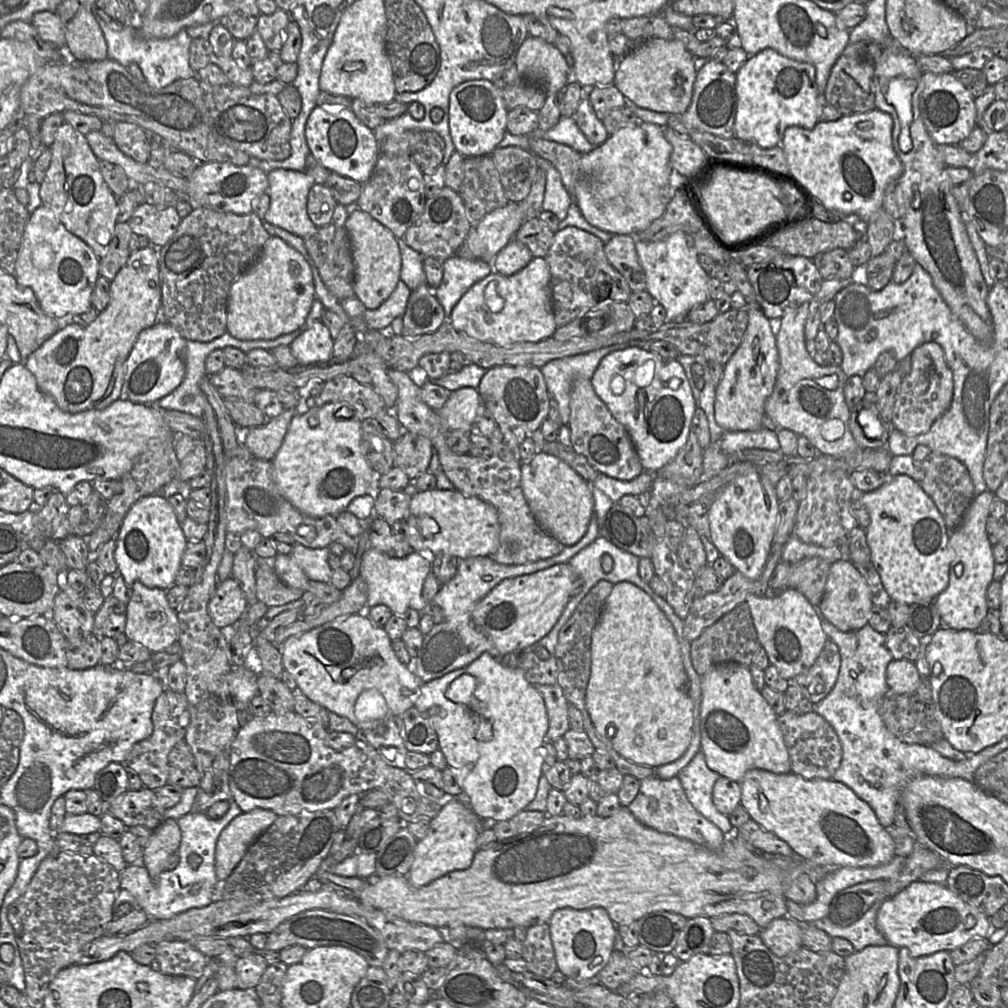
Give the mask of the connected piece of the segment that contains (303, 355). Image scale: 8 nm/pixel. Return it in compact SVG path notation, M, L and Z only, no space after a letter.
M317 320L295 338L289 348L299 365L307 365L330 360L333 345L334 340L331 338L329 329Z

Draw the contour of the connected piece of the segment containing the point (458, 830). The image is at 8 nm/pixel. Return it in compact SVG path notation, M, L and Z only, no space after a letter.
M464 792L462 798L446 799L440 812L431 819L427 835L417 841L414 859L406 878L414 887L425 886L455 870L468 868L477 851L476 839L482 830L482 820L471 809Z

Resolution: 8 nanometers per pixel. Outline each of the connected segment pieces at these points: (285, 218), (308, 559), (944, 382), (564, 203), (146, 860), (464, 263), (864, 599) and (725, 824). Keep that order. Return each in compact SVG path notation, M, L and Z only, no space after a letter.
M275 169L267 174L270 206L263 217L263 221L278 226L300 237L315 234L318 227L314 225L307 213L307 199L310 188L315 184L313 178L305 171Z
M296 543L292 555L310 580L329 583L332 575L332 569L328 563L330 552L328 547L308 548Z
M925 342L909 355L910 370L903 375L897 390L891 427L907 436L928 432L933 423L950 407L953 398L953 373L945 361L942 347L936 342Z
M535 155L537 165L546 173L546 186L542 211L550 211L562 221L566 218L573 198L562 183L558 170L548 160Z
M165 819L152 831L148 845L143 848L142 864L153 883L156 883L166 868L168 858L178 851L181 831L174 819Z
M457 254L443 261L443 277L433 292L449 319L454 306L461 297L477 282L494 271L492 263L481 260L468 260Z
M841 559L830 564L824 595L819 605L824 617L840 631L856 631L868 623L872 607L871 590L854 563L849 559Z
M702 750L678 774L686 797L693 807L726 836L733 835L735 828L729 817L717 810L712 799L713 787L720 777L707 766Z

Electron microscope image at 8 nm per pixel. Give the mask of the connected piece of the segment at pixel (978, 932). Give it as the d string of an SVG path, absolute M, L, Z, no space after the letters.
M912 882L900 893L882 902L876 924L889 944L909 950L913 957L952 951L973 939L987 939L989 918L956 896L947 885Z

